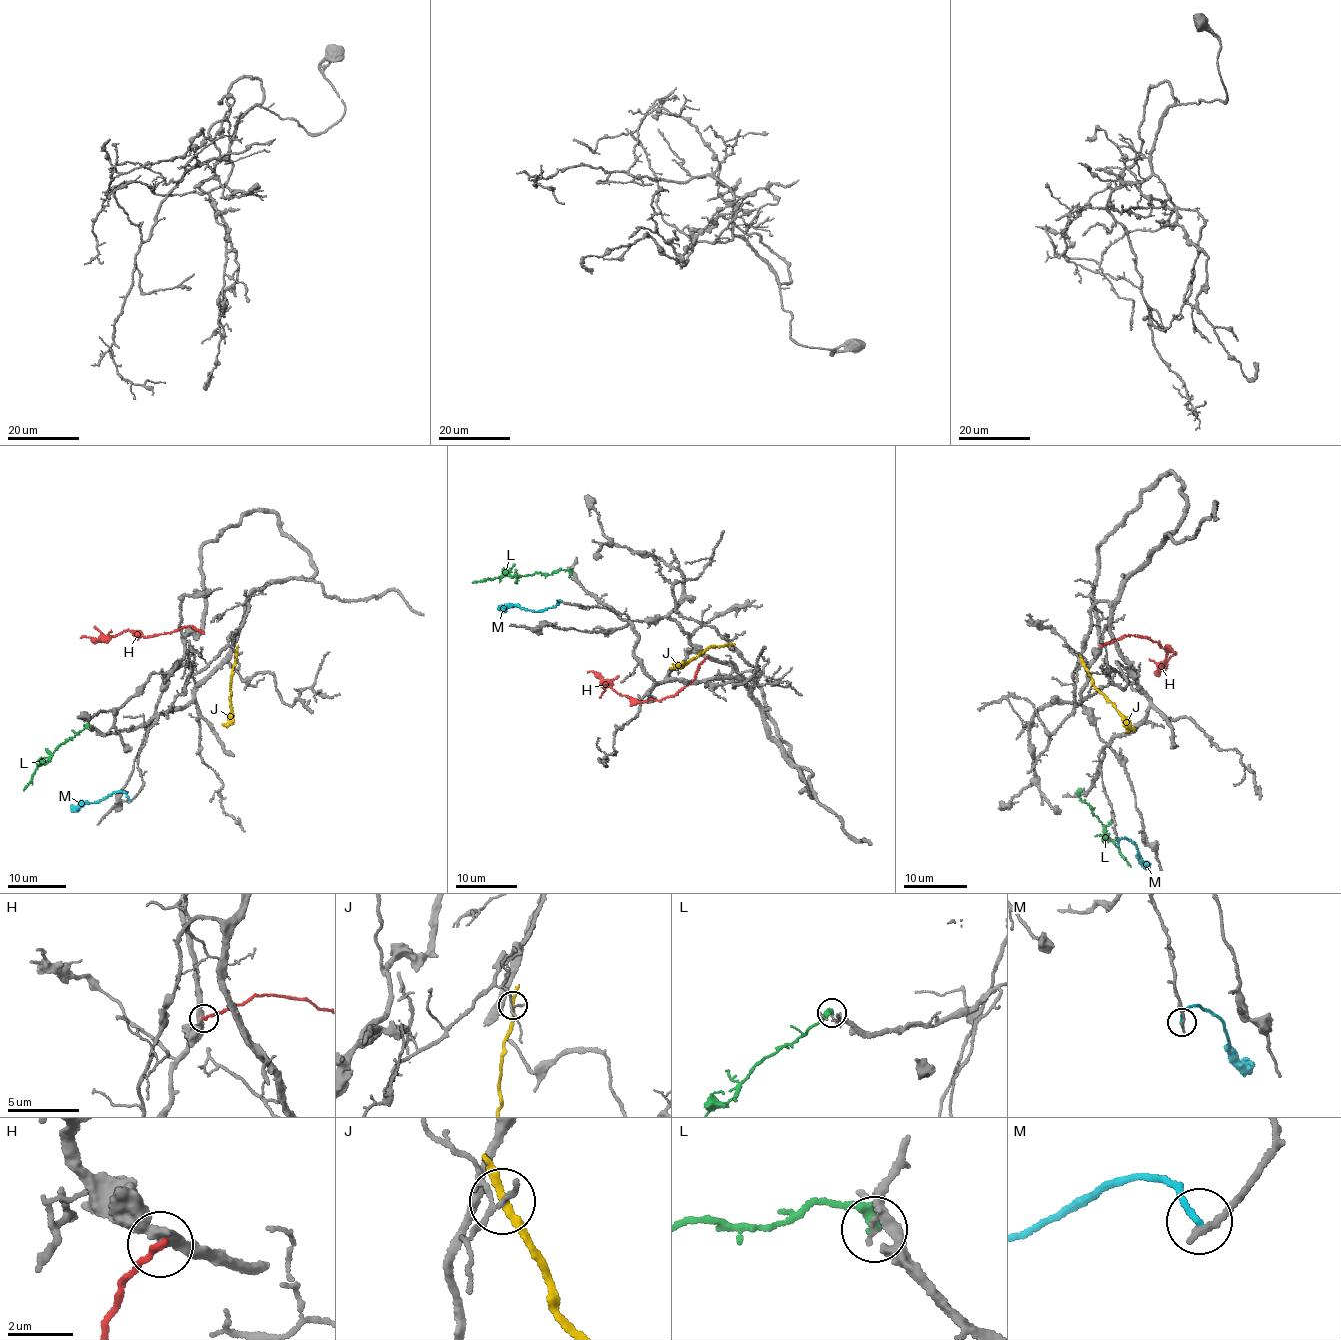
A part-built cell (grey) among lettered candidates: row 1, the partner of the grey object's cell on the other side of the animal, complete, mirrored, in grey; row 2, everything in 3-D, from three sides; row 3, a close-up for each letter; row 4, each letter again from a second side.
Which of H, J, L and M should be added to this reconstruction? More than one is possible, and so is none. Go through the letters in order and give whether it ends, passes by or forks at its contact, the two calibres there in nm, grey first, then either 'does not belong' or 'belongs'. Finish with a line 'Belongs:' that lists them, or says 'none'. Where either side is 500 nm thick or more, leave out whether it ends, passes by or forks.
H: it ends | 400/200 nm | does not belong
J: it passes by | 140/220 nm | does not belong
L: it ends | 130/360 nm | does not belong
M: it ends | 240/160 nm | does not belong
Belongs: none

